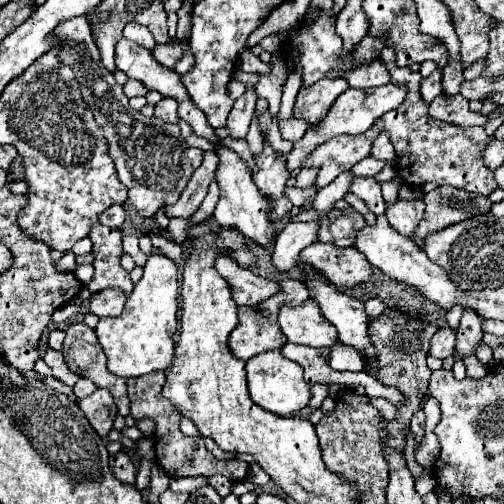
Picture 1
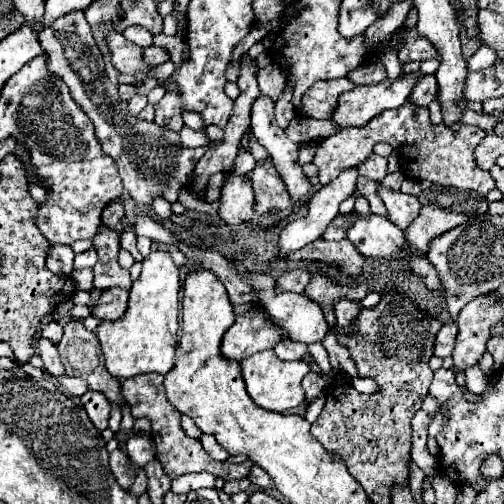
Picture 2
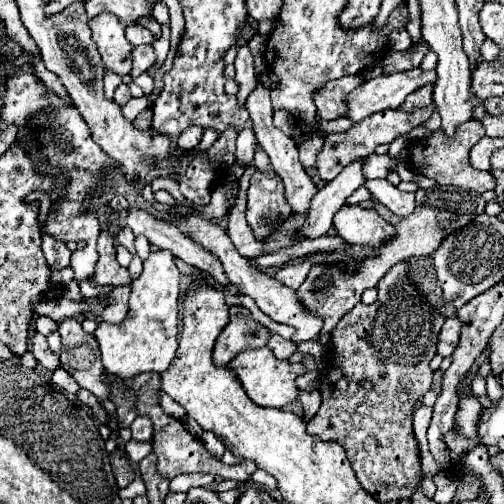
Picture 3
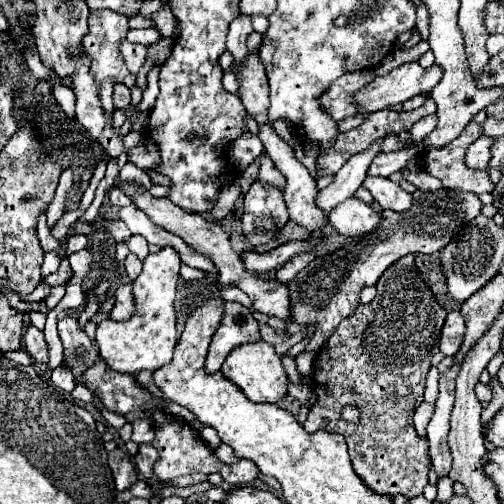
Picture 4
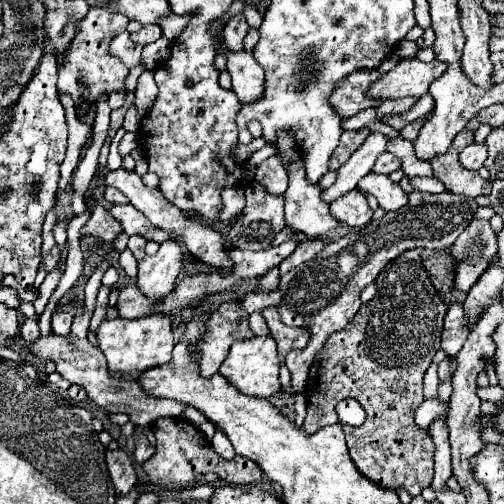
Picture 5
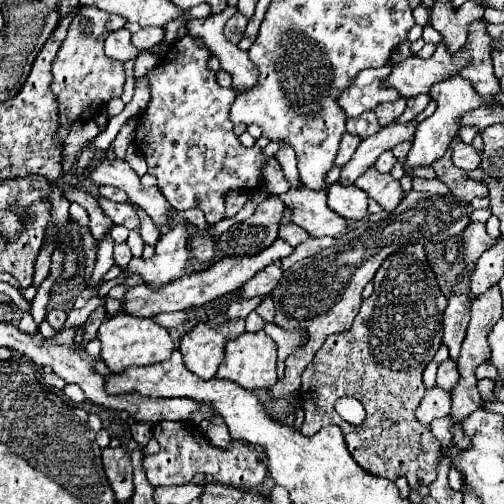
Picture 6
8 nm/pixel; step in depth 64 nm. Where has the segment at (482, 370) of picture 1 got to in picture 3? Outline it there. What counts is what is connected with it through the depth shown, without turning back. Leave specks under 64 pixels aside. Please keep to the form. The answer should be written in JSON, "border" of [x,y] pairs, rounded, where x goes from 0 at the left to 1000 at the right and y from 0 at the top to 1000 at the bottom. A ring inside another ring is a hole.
{"border":[[[952,738],[937,742],[937,750],[933,750],[933,774],[944,786],[964,786],[964,754],[956,750]]]}

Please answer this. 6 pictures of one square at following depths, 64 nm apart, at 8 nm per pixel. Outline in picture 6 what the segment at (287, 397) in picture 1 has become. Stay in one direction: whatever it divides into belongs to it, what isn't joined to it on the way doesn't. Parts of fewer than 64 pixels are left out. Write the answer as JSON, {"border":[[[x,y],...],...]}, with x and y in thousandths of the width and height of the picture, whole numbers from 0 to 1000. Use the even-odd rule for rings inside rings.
{"border":[[[488,659],[468,675],[456,675],[448,687],[448,706],[429,738],[433,750],[448,750],[480,766],[484,774],[532,774],[540,770],[548,750],[548,679],[528,659]]]}

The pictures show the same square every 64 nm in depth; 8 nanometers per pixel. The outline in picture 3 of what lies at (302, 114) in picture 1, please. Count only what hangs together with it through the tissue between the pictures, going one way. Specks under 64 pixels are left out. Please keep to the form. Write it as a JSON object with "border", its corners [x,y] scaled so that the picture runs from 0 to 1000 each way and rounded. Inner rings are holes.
{"border":[[[683,151],[671,159],[659,159],[643,171],[635,171],[623,183],[623,206],[627,222],[639,238],[663,238],[687,226],[683,190],[694,187],[702,175],[710,175],[722,159],[714,151]]]}

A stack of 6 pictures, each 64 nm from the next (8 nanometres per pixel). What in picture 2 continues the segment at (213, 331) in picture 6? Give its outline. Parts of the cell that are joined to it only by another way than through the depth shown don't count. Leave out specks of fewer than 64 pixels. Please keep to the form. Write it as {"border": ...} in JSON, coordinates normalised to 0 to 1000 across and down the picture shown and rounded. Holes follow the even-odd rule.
{"border":[[[516,603],[468,607],[464,623],[468,639],[440,675],[444,710],[484,714],[484,706],[544,690],[560,675],[548,643],[532,627],[532,619],[524,623],[524,611],[516,611]]]}

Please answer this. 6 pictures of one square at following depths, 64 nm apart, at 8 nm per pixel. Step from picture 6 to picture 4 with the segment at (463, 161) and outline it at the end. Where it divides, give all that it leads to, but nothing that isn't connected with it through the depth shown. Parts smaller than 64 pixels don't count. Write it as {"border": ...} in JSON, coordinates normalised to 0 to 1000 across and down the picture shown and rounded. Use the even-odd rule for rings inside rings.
{"border":[[[952,270],[925,302],[925,329],[940,337],[964,337],[972,321],[972,294],[980,286],[980,274]]]}

